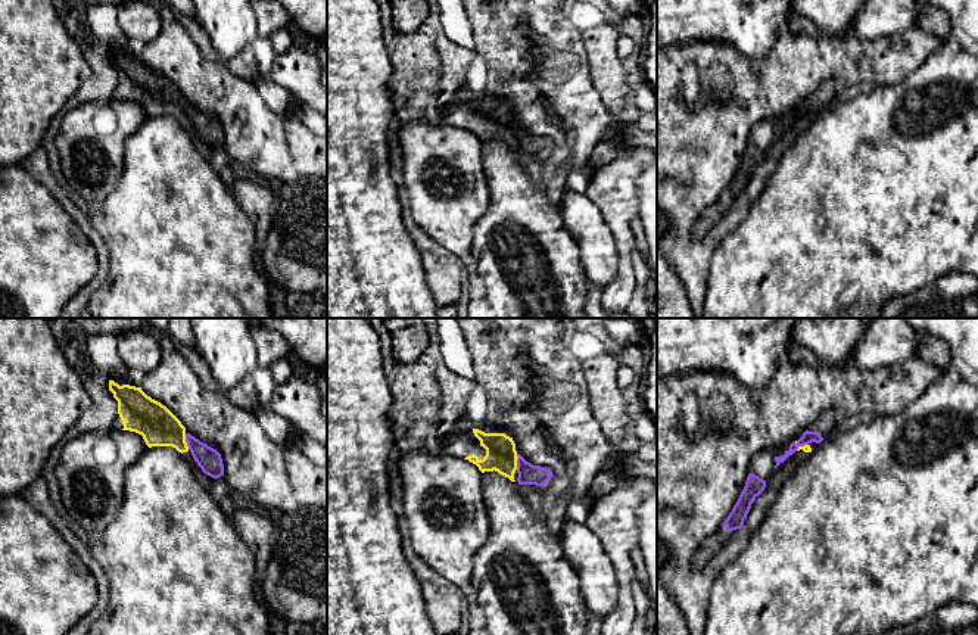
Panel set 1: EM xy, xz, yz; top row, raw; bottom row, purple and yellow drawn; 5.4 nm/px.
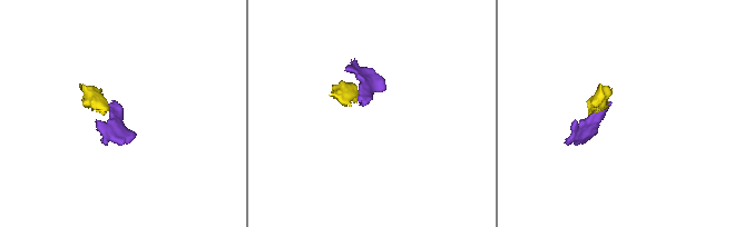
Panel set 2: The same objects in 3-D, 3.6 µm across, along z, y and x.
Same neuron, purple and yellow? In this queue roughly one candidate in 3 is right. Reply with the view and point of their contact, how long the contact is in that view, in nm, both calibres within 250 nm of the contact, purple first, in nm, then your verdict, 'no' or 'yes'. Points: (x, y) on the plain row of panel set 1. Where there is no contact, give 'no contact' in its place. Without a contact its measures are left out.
xz (517, 131) | 90 nm | 110/170 nm | yes

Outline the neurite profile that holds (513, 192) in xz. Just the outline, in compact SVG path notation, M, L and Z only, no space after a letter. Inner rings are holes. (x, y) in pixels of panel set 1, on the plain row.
M485 141L483 171L488 177L490 202L486 215L477 221L471 240L468 271L467 318L588 318L585 302L589 281L580 262L577 242L563 222L560 203L552 203L539 183L524 171L518 152L498 141Z

